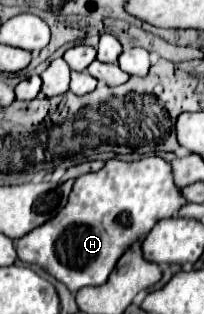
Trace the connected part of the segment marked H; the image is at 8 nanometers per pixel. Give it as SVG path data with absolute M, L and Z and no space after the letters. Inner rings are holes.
M157 155L132 163L110 159L96 171L74 181L72 195L60 215L16 239L20 261L46 269L54 279L64 283L72 293L88 285L106 283L116 261L160 219L172 217L188 201L172 181L170 163Z

